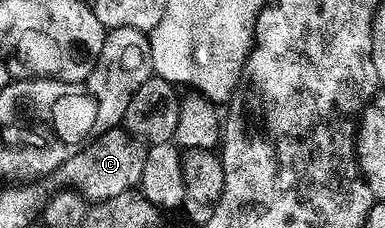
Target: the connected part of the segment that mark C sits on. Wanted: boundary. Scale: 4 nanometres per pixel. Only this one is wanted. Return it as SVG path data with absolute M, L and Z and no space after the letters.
M117 126L109 132L103 132L99 138L91 141L76 155L69 156L61 163L54 173L57 185L65 189L79 193L79 196L89 205L101 204L106 198L110 198L116 192L129 191L144 172L144 141L124 131Z

